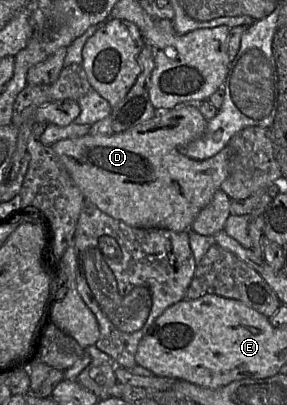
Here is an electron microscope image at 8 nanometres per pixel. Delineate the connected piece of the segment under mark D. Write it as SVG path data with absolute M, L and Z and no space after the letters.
M180 104L172 109L158 110L150 120L124 132L109 136L86 134L60 140L51 147L85 199L104 213L134 228L183 232L191 230L193 221L210 203L229 173L228 146L205 160L191 159L181 153L181 148L203 136L207 122L196 105Z

